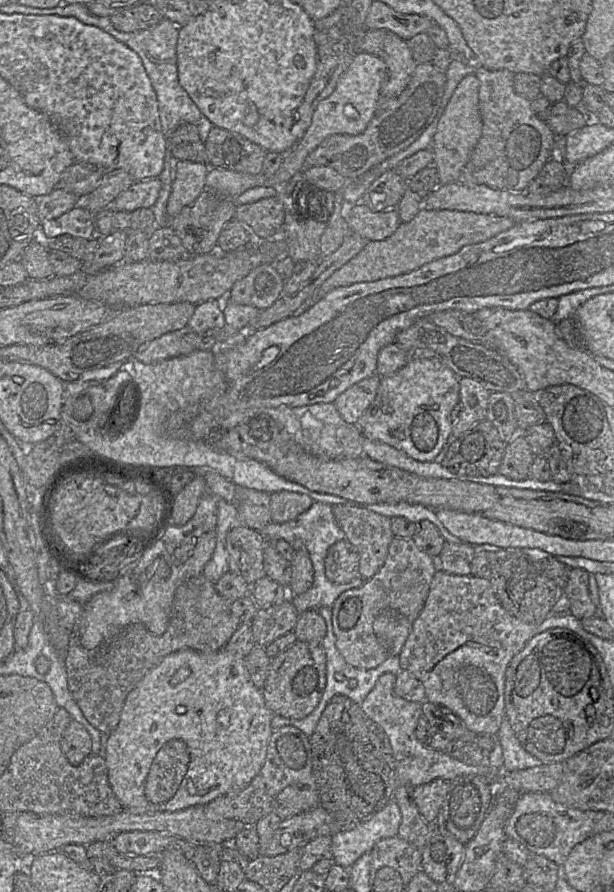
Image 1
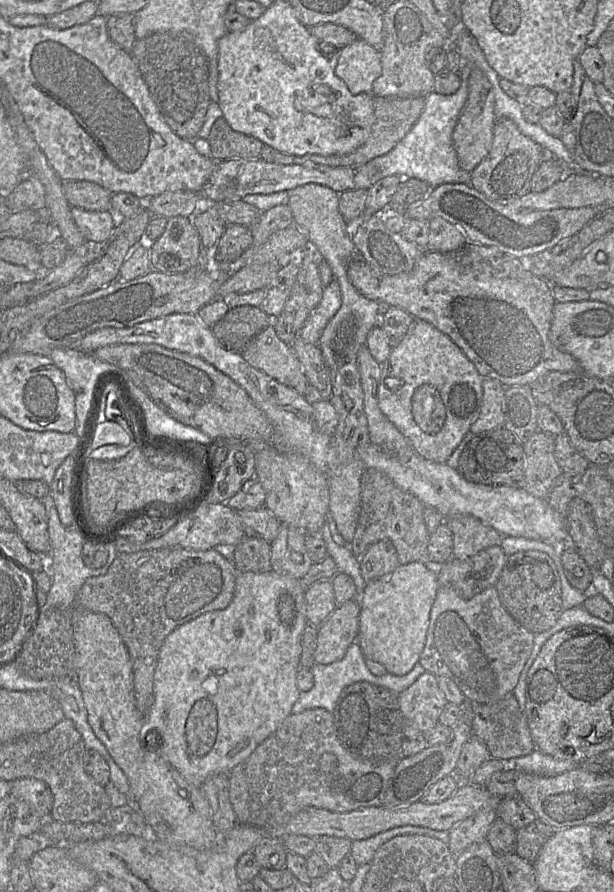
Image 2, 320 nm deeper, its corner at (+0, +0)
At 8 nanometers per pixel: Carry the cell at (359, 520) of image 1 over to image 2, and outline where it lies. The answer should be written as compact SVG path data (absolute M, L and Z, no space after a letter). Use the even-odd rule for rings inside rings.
M367 468L361 477L360 513L349 544L351 551L360 558L372 544L389 540L396 549L400 565L427 561L430 534L423 518L424 509L424 504L415 495L399 488L385 473Z

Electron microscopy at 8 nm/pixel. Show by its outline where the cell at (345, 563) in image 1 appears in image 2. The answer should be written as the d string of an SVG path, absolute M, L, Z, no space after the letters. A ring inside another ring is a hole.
M389 540L372 544L359 558L359 564L366 583L390 574L400 566L396 549Z

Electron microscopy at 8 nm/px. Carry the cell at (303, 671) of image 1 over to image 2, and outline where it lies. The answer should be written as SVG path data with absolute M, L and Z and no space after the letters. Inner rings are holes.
M358 599L336 607L318 628L315 663L327 665L344 657L348 647L357 640L359 614Z

